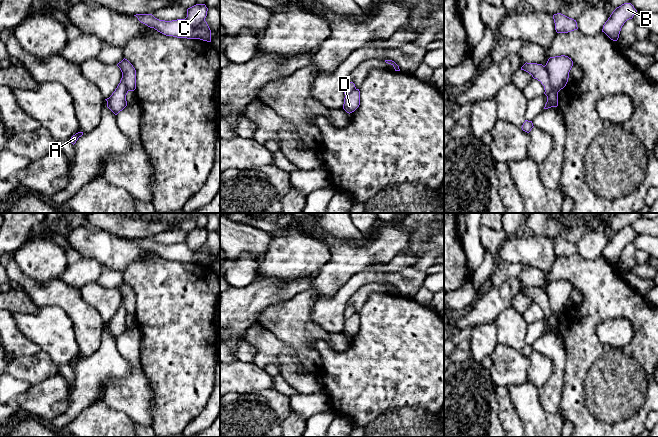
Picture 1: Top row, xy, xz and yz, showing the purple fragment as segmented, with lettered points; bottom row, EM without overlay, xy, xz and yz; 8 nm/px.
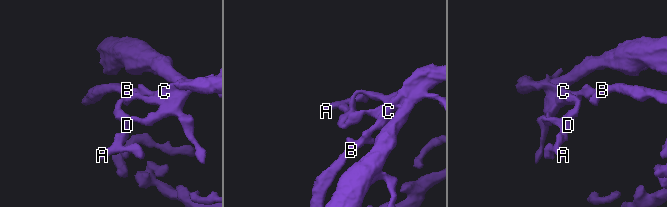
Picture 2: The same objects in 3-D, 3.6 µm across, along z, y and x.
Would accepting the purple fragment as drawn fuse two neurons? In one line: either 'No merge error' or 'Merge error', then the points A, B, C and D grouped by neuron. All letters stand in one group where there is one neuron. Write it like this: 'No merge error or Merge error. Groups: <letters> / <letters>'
Merge error. Groups: A B C / D

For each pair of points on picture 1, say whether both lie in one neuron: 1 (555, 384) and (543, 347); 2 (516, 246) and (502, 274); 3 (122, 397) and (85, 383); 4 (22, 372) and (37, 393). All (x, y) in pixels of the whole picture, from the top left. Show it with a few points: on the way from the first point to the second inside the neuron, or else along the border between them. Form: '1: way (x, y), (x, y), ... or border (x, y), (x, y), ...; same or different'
1: way (557, 374), (557, 359), (553, 355); same
2: border (498, 259), (518, 262), (525, 266); different
3: border (122, 378), (108, 380), (102, 386), (97, 399); different
4: border (53, 375), (30, 386); different

